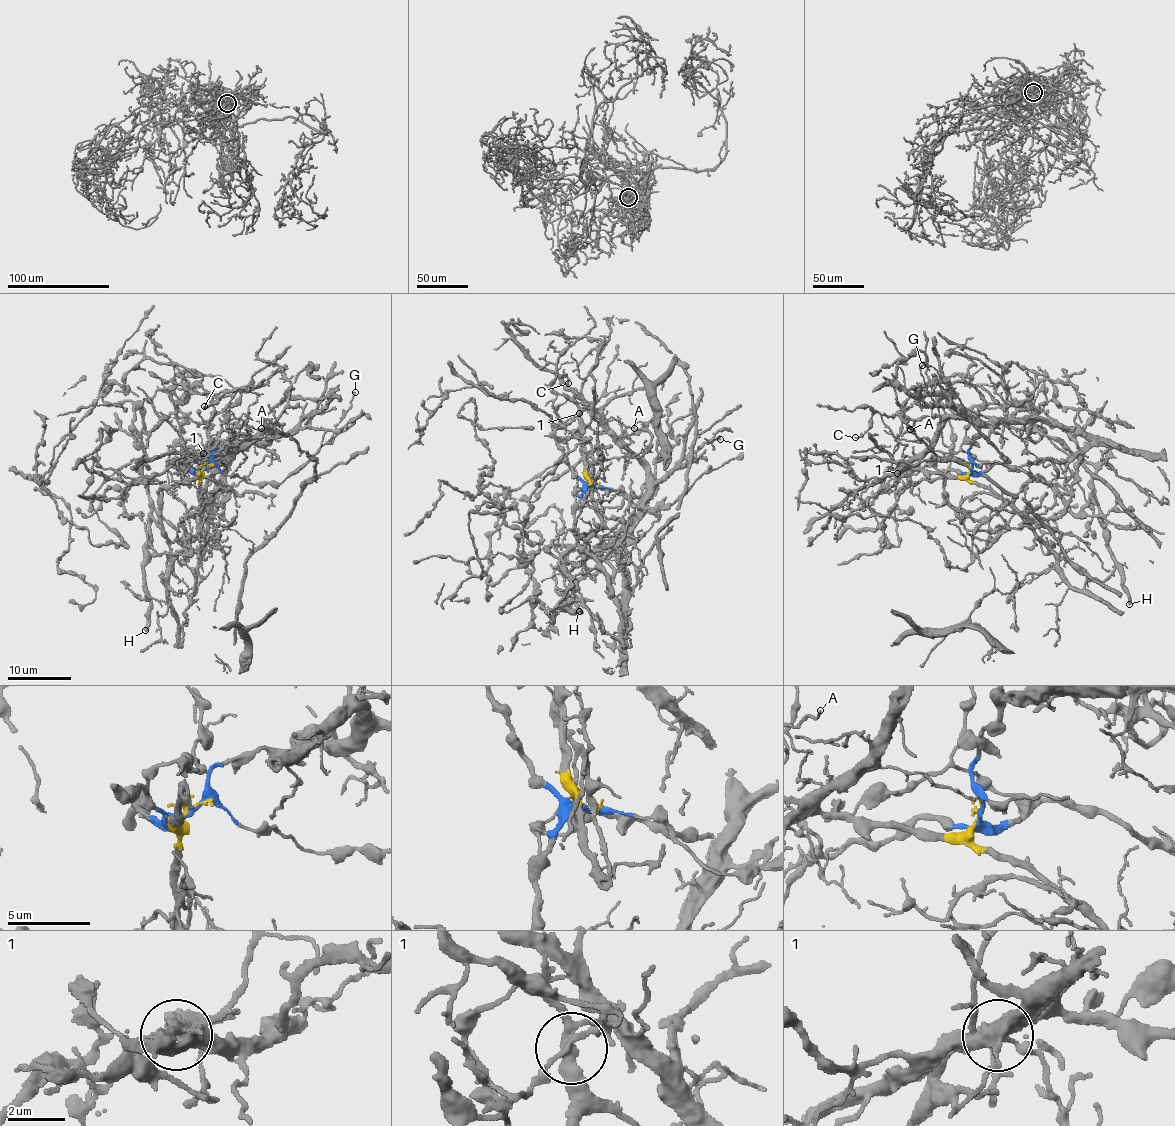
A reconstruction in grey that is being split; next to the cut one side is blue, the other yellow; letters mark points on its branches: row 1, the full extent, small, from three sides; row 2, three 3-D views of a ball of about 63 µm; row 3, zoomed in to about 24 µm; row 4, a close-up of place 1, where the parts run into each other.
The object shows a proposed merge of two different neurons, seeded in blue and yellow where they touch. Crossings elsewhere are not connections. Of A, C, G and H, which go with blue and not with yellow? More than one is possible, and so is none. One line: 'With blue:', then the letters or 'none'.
With blue: A, C, G, H

